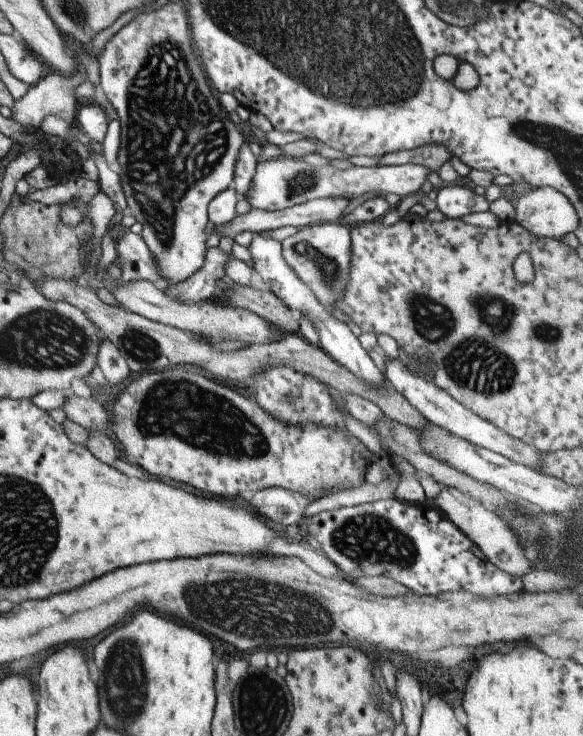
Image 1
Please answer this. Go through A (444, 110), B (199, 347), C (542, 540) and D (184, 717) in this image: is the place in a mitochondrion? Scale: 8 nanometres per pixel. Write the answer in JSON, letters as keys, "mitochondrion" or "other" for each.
{"A":"other","B":"other","C":"mitochondrion","D":"other"}

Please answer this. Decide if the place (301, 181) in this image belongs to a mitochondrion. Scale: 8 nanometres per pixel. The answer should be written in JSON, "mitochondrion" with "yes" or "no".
{"mitochondrion":"yes"}

